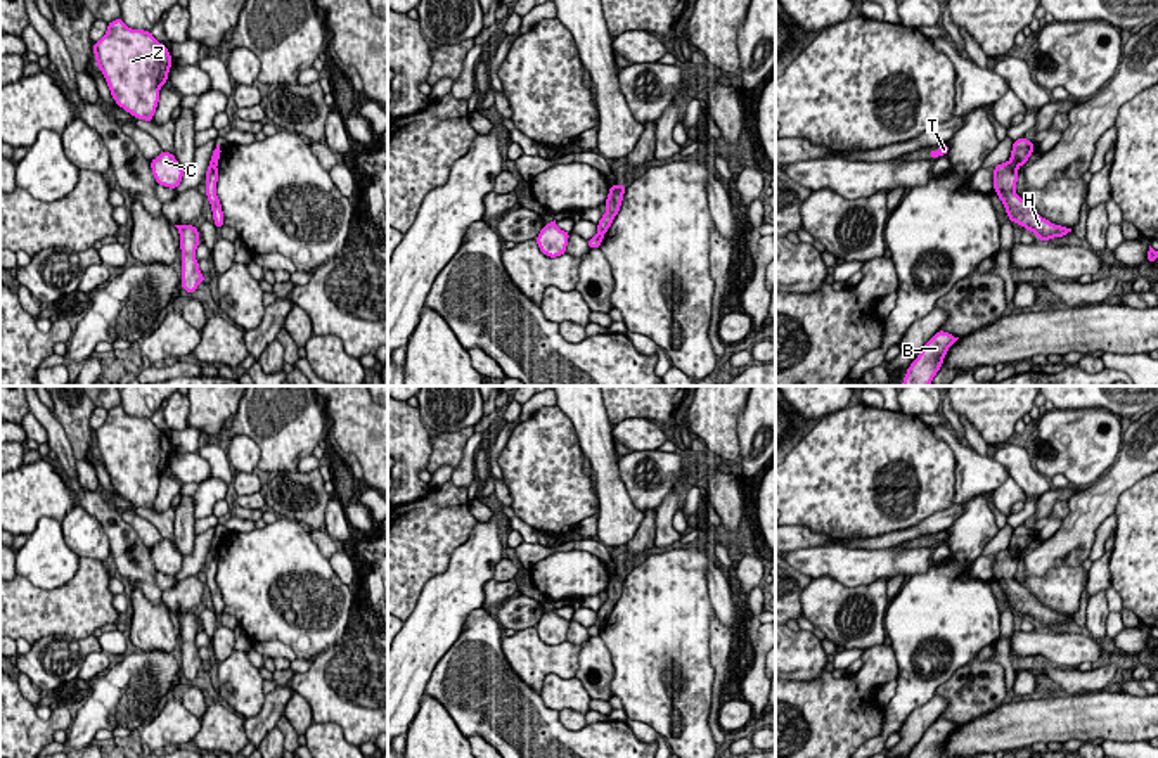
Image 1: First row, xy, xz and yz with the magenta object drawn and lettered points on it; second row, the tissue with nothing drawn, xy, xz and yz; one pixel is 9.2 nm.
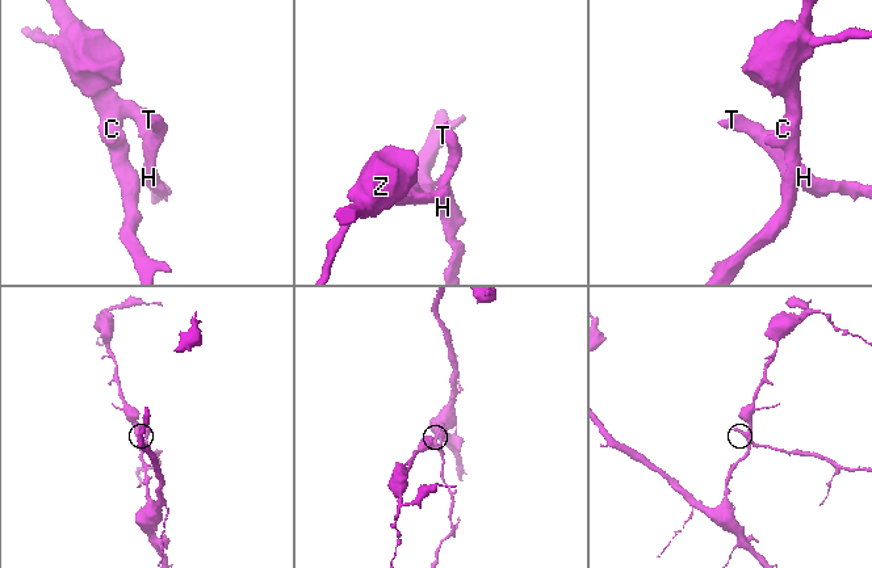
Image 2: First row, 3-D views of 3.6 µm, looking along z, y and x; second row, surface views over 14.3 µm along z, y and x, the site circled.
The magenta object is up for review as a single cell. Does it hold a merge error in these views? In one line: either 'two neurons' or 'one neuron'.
two neurons

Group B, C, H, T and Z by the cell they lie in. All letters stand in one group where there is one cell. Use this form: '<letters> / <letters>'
B C Z / H T

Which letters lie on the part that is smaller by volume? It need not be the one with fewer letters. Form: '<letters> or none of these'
H, T

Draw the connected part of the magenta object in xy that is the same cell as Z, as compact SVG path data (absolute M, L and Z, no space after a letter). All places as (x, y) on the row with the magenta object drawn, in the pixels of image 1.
M119 17L93 43L93 54L114 102L133 118L152 123L159 90L173 64L168 47L151 31L128 28Z

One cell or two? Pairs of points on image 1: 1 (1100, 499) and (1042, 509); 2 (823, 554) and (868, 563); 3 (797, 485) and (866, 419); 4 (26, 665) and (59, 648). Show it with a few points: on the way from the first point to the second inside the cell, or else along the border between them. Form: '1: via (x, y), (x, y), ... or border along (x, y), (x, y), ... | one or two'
1: border along (1082, 488), (1067, 499) | two
2: via (833, 561), (857, 563) | one
3: via (814, 471), (849, 436) | one
4: via (35, 665), (42, 665), (51, 656) | one

